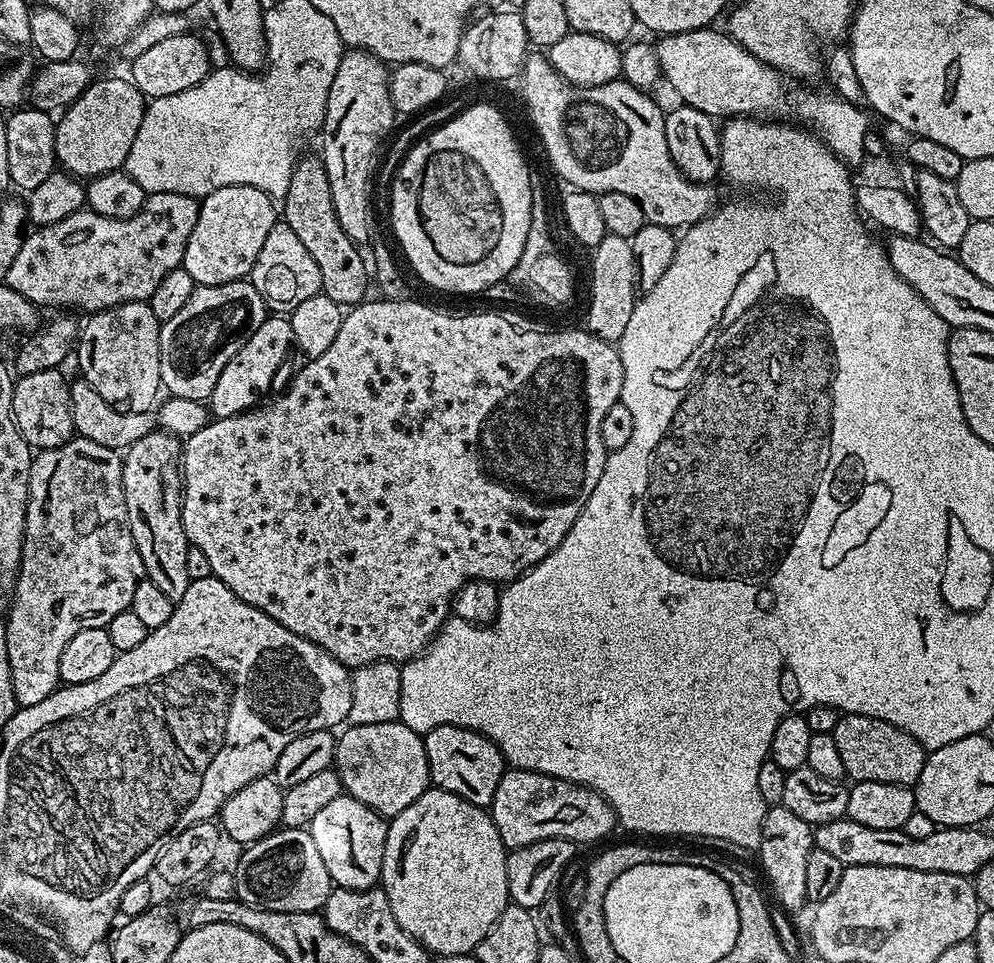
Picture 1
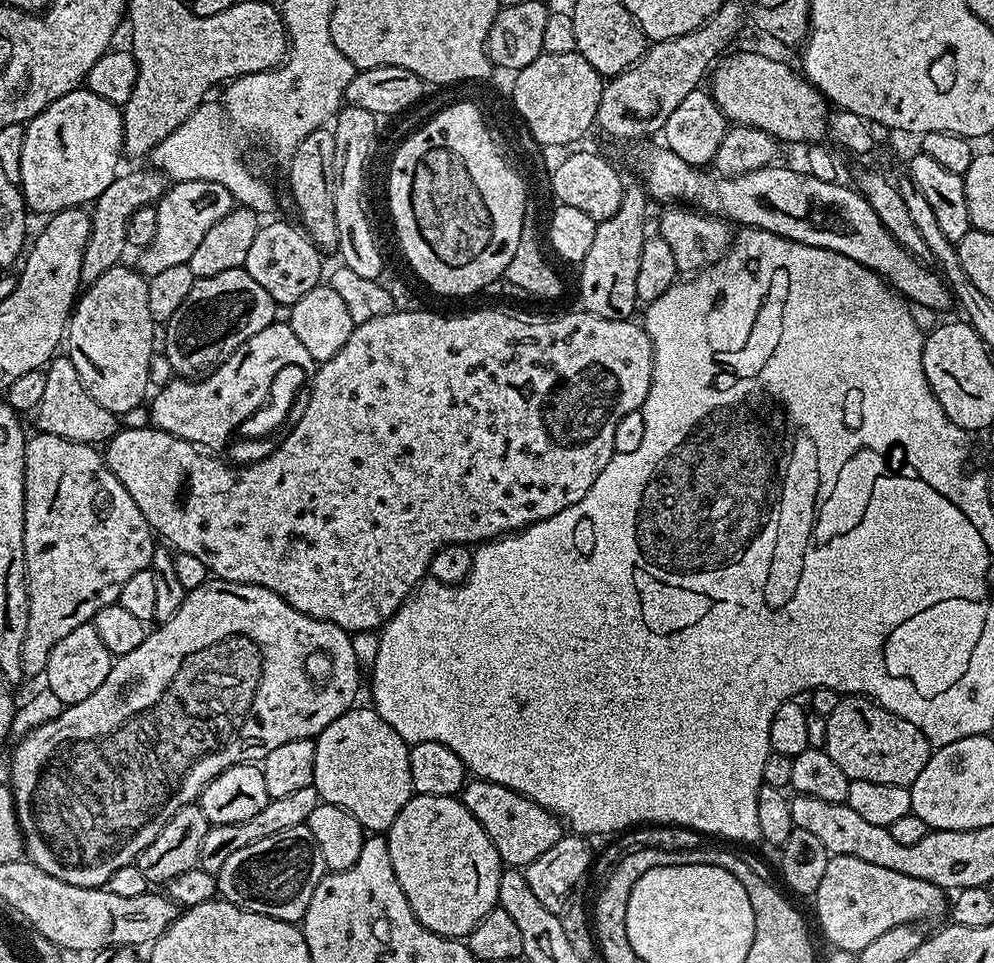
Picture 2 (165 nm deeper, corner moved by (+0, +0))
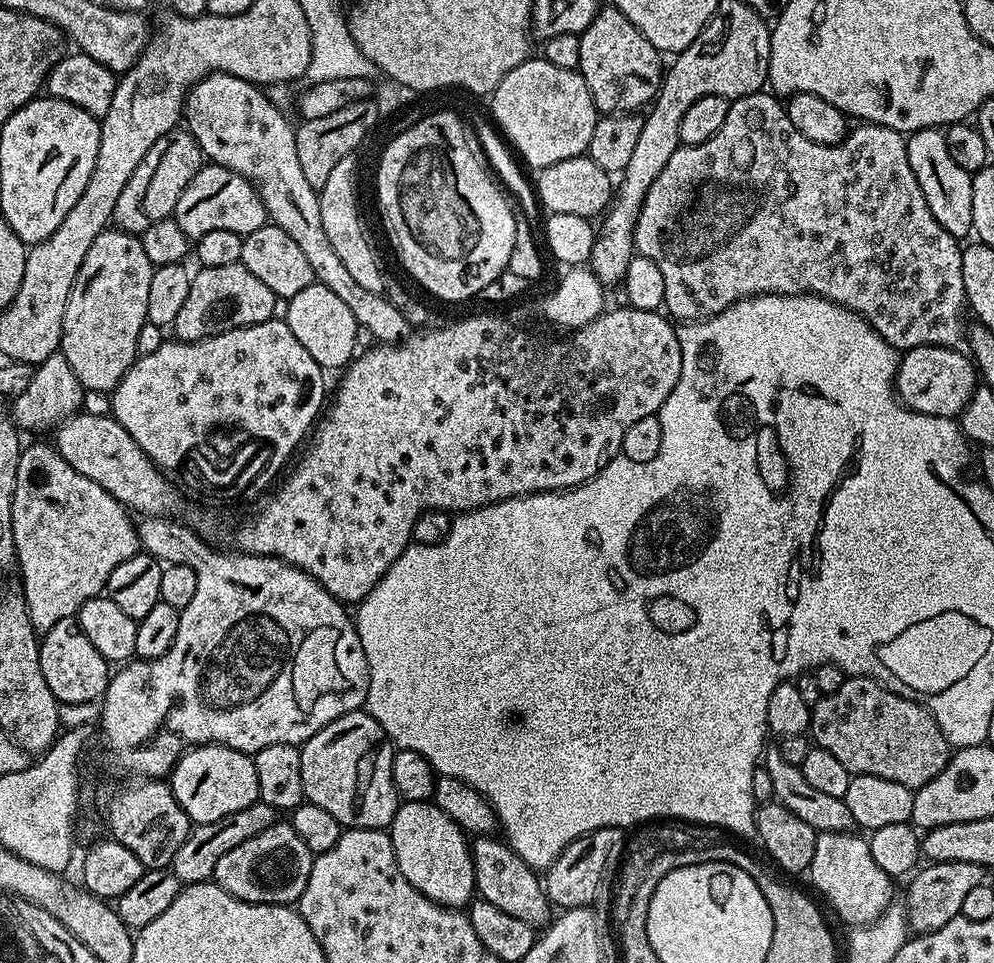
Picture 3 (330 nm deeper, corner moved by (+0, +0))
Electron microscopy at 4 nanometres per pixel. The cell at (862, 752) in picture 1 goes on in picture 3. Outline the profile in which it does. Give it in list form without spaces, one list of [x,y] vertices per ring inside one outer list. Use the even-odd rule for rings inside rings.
[[[848,676],[840,689],[822,696],[811,710],[810,736],[815,747],[830,750],[830,754],[834,754],[834,758],[838,758],[838,762],[842,762],[853,776],[886,778],[886,782],[898,782],[898,786],[915,790],[926,786],[930,778],[938,778],[948,765],[950,745],[936,719],[918,702],[891,692],[869,676]]]

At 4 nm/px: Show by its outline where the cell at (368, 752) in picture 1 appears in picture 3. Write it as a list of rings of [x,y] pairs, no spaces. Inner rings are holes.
[[[367,710],[342,714],[300,748],[305,801],[322,806],[345,829],[387,829],[398,807],[392,773],[393,751],[392,741]]]

